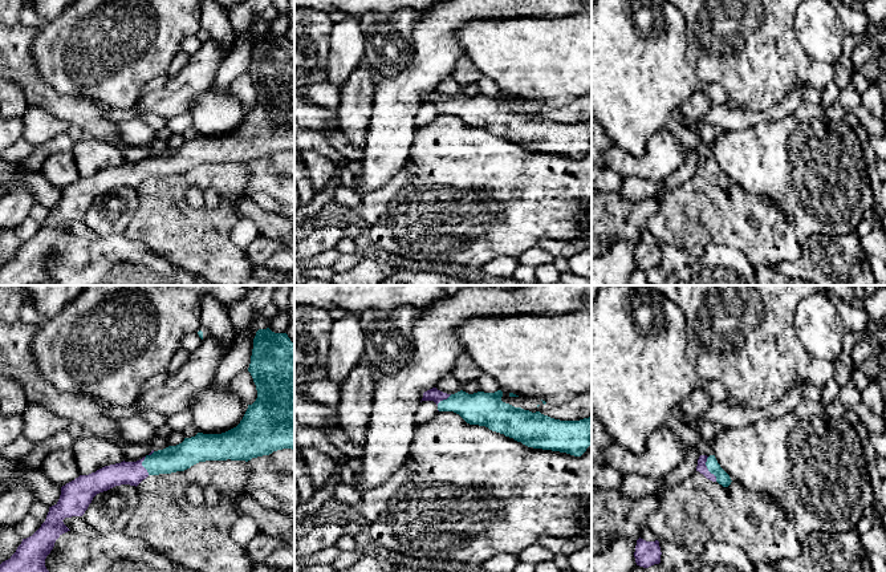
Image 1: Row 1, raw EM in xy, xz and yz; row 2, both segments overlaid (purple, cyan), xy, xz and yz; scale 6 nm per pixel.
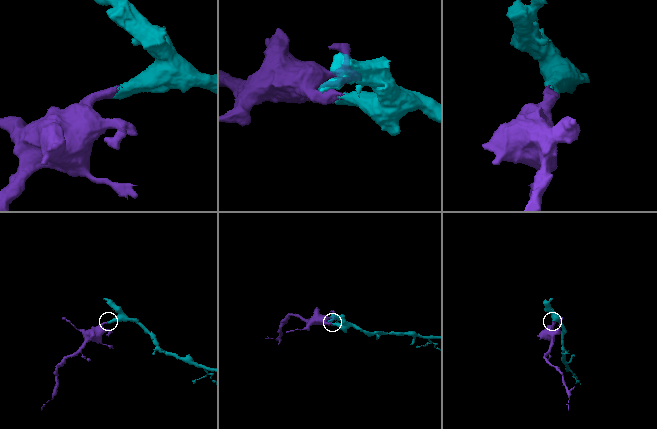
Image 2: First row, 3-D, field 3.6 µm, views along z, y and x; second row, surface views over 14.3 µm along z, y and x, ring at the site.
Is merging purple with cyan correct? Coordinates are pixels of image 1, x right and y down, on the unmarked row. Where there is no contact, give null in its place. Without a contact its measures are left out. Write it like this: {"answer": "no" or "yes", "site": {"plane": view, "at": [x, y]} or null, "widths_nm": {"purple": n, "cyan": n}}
{"answer": "yes", "site": {"plane": "yz", "at": [707, 171]}, "widths_nm": {"purple": 60, "cyan": 80}}

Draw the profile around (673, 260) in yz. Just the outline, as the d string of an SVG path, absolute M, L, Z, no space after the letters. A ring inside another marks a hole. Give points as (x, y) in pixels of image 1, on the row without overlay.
M658 243L661 250L661 265L667 272L667 279L662 285L678 285L679 272L684 267L691 267L698 261L698 256L686 252L675 246Z

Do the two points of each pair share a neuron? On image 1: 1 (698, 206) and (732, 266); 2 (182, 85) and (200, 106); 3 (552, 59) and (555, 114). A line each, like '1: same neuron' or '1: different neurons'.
1: different neurons
2: different neurons
3: different neurons

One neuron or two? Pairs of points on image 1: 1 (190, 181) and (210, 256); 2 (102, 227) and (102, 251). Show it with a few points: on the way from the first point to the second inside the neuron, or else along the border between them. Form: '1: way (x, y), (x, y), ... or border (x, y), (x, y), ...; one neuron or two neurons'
1: way (179, 199), (179, 223), (194, 238); one neuron
2: border (124, 234), (100, 236); two neurons

